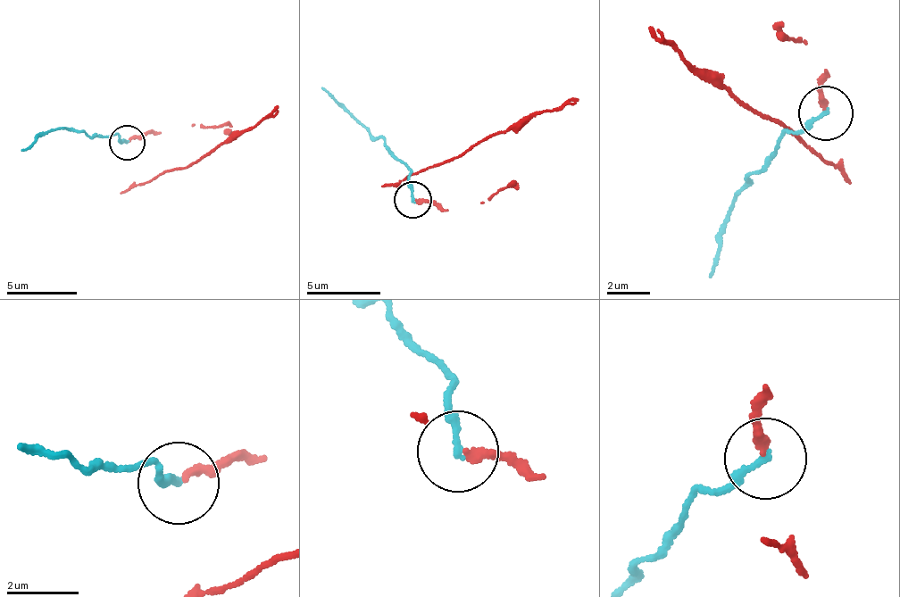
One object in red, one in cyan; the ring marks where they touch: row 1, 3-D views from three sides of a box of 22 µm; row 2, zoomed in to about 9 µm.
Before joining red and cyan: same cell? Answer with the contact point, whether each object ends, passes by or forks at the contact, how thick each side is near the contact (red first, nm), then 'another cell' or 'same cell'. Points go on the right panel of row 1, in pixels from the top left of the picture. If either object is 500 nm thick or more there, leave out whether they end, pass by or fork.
at (826, 112); red ends there; cyan ends there; 240 nm thick on the red side, 200 nm on the other; same cell

